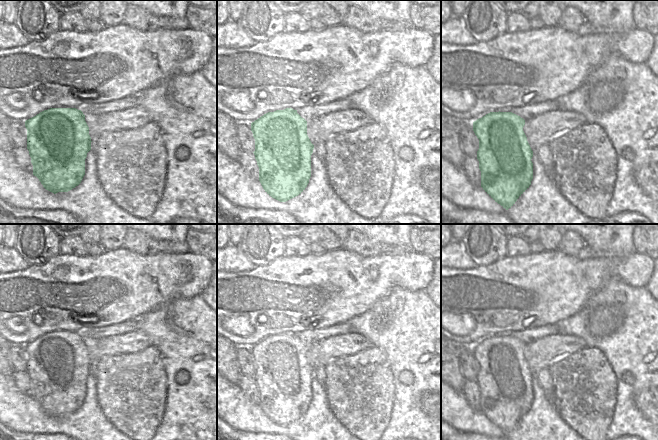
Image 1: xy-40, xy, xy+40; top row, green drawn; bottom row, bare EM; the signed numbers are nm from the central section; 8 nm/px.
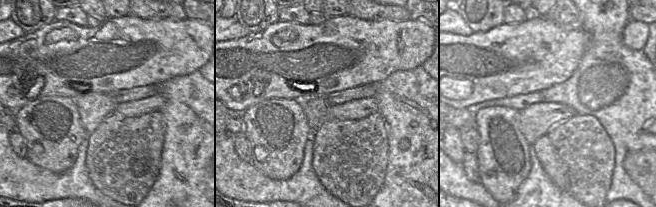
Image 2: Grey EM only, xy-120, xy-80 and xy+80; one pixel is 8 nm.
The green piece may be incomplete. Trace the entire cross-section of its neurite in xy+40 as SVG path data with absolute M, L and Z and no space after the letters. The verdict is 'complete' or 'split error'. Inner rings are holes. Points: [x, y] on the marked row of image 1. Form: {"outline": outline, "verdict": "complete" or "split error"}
{"outline": "M490 112L473 122L479 139L481 187L506 210L531 185L533 153L553 140L555 131L547 121L560 118L562 112L546 112L530 120L512 112Z", "verdict": "split error"}

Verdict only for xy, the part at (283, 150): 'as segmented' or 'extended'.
extended

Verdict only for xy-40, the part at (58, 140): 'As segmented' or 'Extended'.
Extended

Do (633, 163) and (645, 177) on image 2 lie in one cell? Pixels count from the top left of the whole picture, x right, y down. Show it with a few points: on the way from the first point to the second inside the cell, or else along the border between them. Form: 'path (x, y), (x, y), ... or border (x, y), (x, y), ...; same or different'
path (636, 166), (644, 174); same

